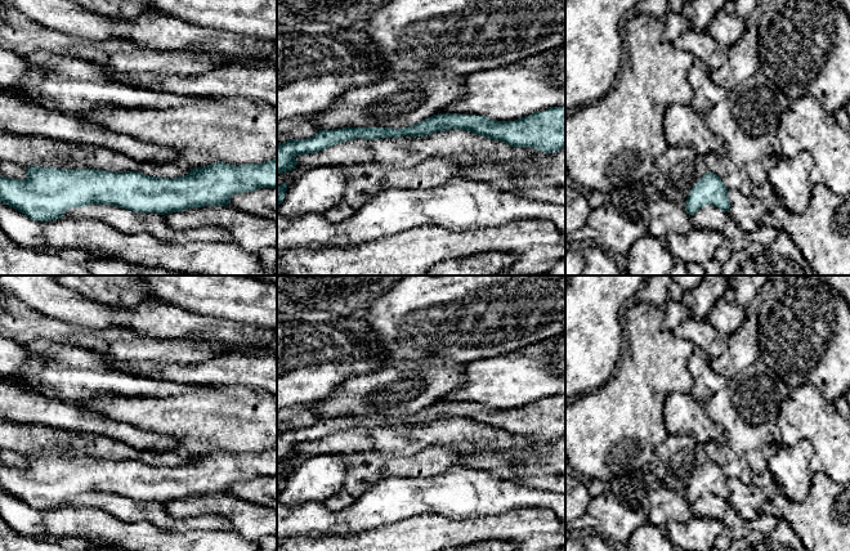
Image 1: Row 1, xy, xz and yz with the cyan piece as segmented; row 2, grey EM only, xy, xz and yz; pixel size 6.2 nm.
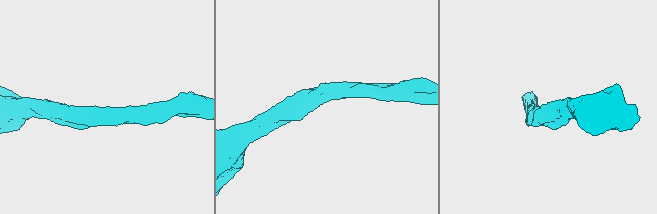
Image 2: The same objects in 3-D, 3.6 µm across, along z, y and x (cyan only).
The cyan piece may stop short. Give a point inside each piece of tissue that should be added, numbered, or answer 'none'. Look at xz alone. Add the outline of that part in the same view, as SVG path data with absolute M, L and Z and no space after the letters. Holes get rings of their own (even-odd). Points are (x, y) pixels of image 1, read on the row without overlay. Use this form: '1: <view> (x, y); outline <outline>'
none

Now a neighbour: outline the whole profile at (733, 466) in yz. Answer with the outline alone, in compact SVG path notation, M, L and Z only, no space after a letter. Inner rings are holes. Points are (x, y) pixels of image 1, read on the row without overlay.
M708 442L704 444L708 460L716 462L728 476L738 479L742 483L750 483L751 470L747 461L737 456L726 444Z

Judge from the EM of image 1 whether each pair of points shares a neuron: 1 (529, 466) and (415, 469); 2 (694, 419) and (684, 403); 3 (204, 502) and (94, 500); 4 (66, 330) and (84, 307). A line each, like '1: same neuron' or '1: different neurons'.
1: same neuron
2: same neuron
3: different neurons
4: different neurons

